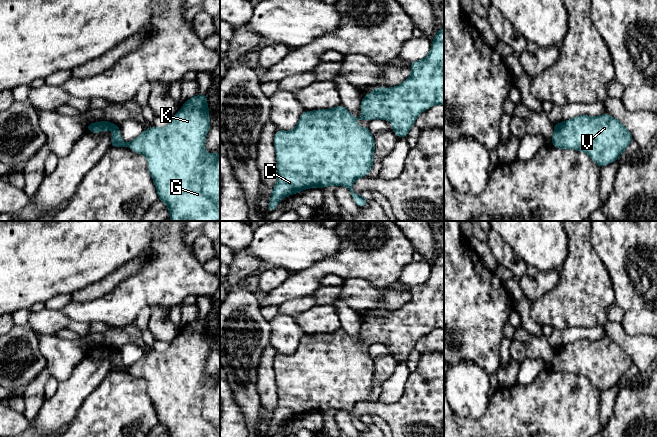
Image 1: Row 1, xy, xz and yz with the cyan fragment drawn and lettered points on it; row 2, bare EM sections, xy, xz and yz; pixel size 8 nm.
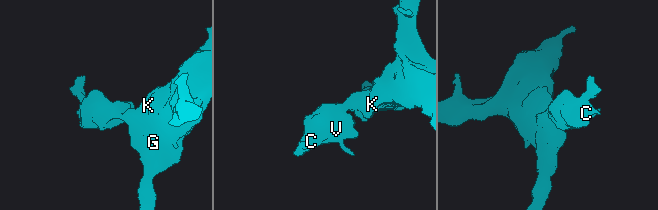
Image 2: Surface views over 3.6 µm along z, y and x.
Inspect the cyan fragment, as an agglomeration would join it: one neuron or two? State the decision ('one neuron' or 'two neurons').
one neuron

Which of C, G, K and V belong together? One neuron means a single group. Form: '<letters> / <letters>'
C G K V

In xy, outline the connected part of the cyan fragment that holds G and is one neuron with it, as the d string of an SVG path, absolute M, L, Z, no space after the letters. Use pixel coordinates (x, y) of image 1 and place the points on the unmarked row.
M207 318L186 324L166 351L151 350L131 366L121 364L119 349L108 345L87 348L87 354L93 357L112 354L111 371L128 371L147 382L158 423L166 428L169 437L220 437L220 377L205 375L209 352Z

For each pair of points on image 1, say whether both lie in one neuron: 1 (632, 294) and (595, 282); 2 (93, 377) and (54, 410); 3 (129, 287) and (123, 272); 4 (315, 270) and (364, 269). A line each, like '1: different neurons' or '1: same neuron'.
1: different neurons
2: same neuron
3: different neurons
4: same neuron

